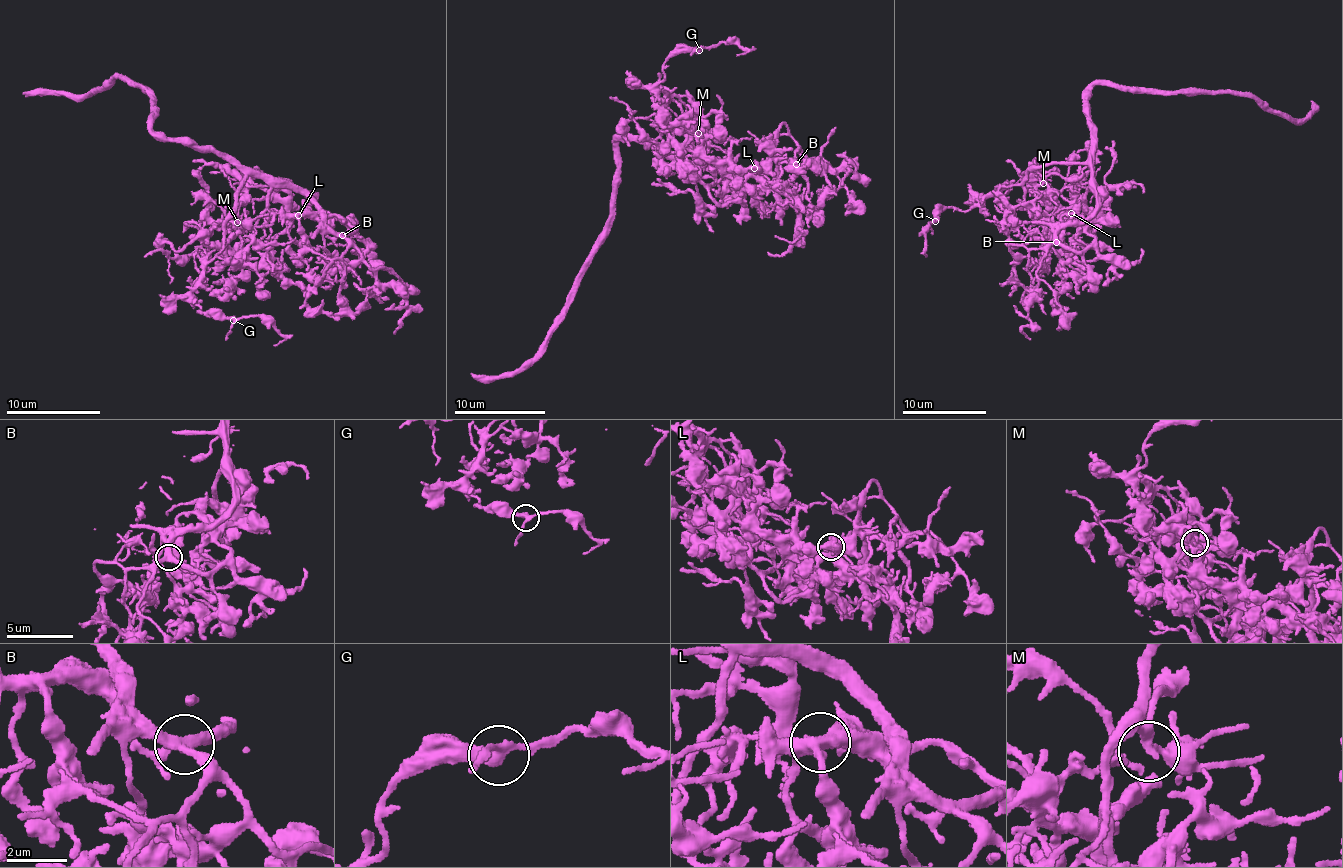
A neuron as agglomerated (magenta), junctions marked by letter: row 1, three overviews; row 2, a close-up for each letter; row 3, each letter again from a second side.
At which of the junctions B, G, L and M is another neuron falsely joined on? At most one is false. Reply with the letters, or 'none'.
none

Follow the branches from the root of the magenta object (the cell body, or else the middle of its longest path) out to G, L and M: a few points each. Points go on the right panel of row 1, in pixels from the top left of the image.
G: (1086, 114), (1090, 148), (1083, 163), (1041, 166), (965, 212), (945, 208), (935, 221)
L: (1086, 114), (1091, 127), (1089, 190), (1077, 212), (1071, 213)
M: (1086, 114), (1091, 127), (1089, 162), (1078, 176), (1051, 174), (1043, 183)

